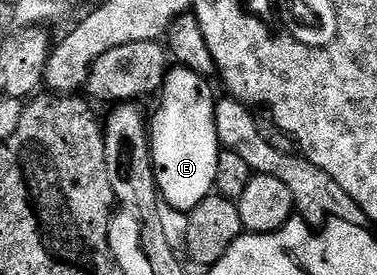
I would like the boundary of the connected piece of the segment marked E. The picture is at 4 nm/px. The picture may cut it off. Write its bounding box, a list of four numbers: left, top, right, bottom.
[149,67,221,214]

